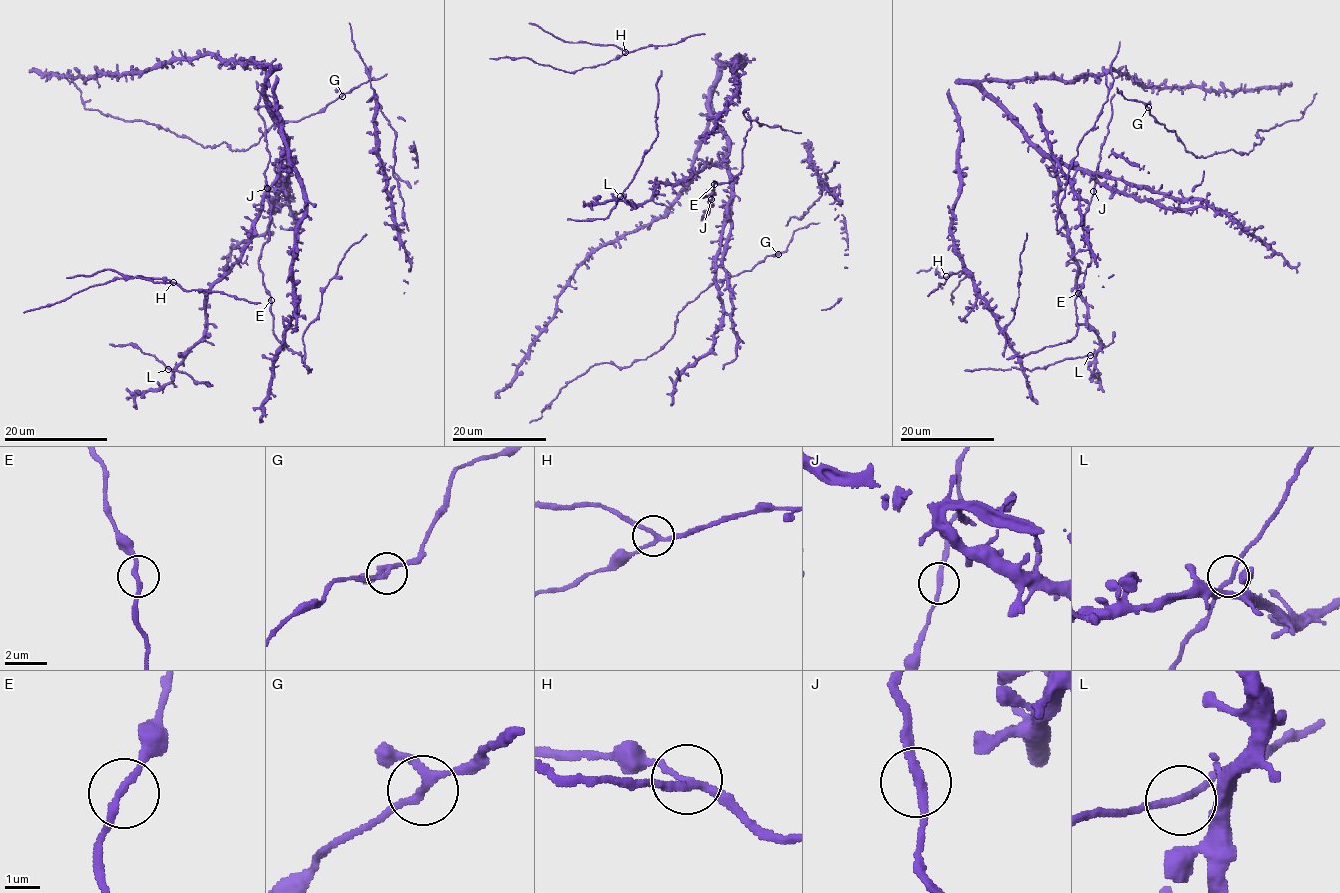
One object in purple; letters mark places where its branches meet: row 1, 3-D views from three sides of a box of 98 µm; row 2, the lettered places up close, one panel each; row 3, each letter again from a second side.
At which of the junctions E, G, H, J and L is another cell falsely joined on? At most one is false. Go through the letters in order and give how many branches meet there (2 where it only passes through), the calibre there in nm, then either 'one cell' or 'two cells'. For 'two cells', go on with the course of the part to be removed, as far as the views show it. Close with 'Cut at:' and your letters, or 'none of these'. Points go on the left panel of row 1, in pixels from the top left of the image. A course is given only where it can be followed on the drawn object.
E: 2 branches meet; 200 nm thick; one cell
G: 3 branches meet; 200 nm thick; one cell
H: 3 branches meet; 190 nm thick; one cell
J: 2 branches meet; 240 nm thick; one cell
L: 3 branches meet; 150 nm thick; one cell
Cut at: none of these

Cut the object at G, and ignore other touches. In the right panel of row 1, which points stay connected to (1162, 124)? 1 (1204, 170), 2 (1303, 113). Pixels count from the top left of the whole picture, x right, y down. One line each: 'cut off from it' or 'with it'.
1: cut off from it
2: with it

